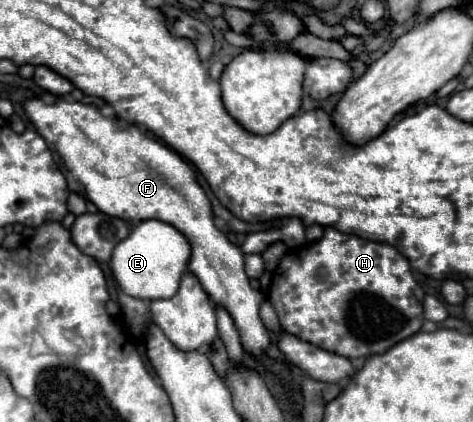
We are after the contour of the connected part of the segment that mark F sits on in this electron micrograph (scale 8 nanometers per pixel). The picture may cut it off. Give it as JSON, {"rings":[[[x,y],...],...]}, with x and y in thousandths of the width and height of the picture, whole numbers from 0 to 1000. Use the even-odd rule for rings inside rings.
{"rings":[[[121,230],[116,244],[91,244],[87,235],[57,235],[49,244],[53,268],[61,287],[74,296],[74,306],[104,334],[99,344],[116,363],[121,391],[129,391],[129,405],[137,410],[142,438],[154,457],[180,467],[184,476],[201,481],[201,491],[230,509],[252,514],[260,524],[311,524],[332,519],[345,528],[366,533],[404,581],[404,609],[395,623],[395,637],[425,666],[425,680],[442,699],[442,709],[455,718],[455,727],[471,727],[484,737],[518,836],[531,836],[535,846],[556,846],[569,822],[569,789],[548,751],[548,723],[556,713],[556,694],[548,685],[535,685],[526,671],[526,656],[514,642],[514,600],[501,581],[493,581],[459,538],[446,528],[450,500],[446,476],[438,472],[429,443],[416,434],[416,419],[408,400],[357,348],[336,339],[332,329],[311,325],[290,296],[256,301],[243,277],[222,277],[201,249],[171,244],[171,239],[137,239],[133,230]]]}

